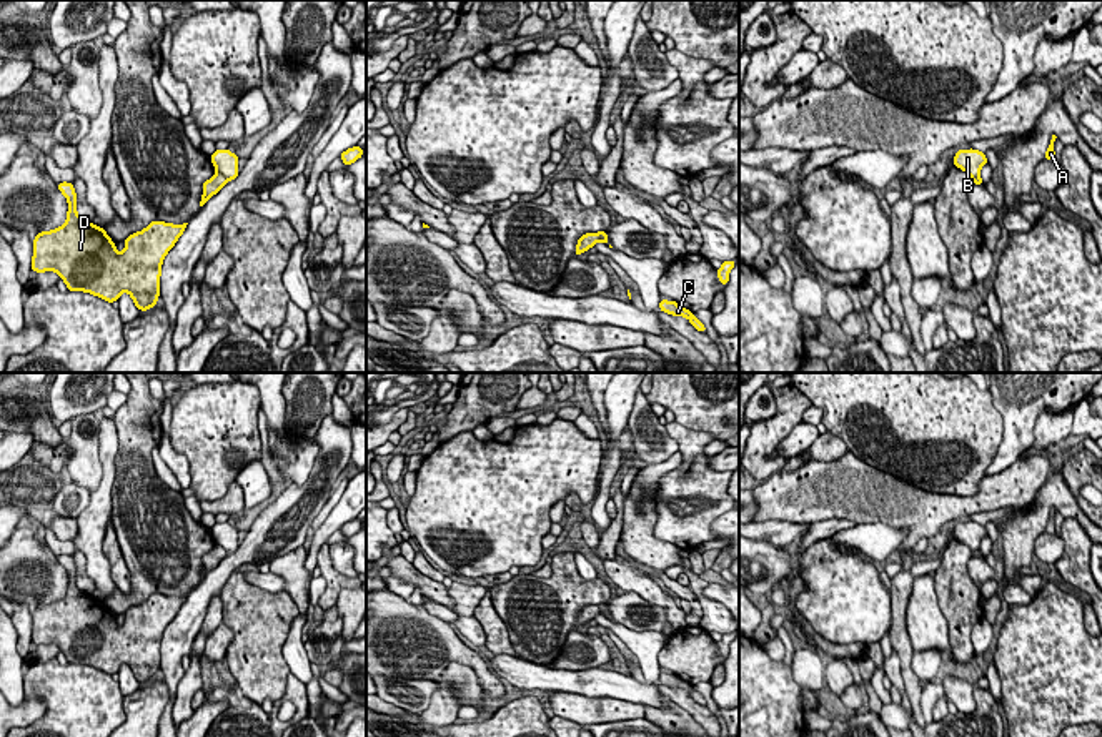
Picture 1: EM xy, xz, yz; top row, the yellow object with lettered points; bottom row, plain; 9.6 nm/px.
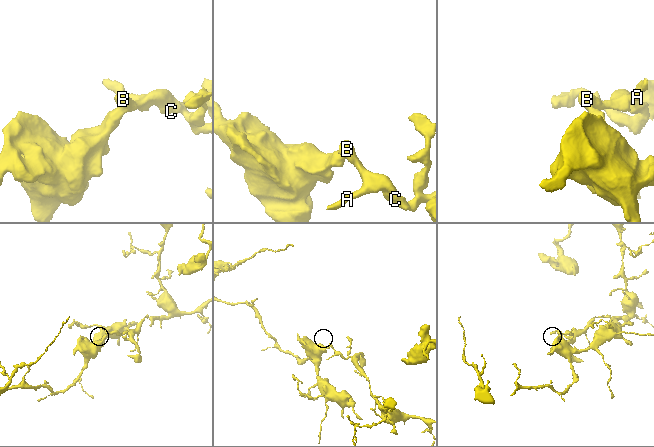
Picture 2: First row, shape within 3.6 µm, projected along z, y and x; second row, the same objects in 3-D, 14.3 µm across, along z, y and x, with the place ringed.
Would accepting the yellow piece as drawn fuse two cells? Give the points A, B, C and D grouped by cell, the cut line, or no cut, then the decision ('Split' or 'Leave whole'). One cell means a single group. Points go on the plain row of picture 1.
Groups: A B C / D. Split along xy (217, 543), (228, 553). Split

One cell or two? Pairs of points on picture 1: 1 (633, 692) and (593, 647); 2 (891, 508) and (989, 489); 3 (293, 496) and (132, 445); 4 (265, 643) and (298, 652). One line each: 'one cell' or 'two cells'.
1: two cells
2: one cell
3: two cells
4: two cells

